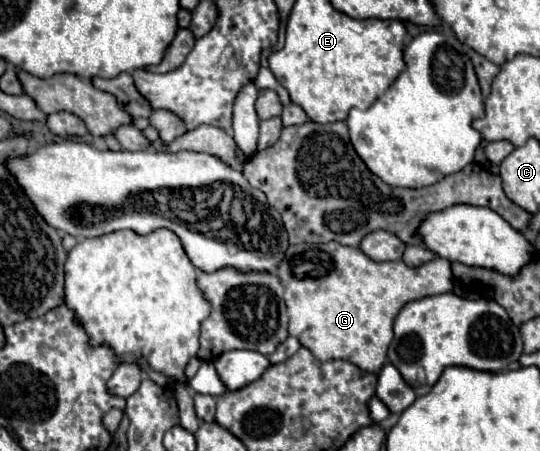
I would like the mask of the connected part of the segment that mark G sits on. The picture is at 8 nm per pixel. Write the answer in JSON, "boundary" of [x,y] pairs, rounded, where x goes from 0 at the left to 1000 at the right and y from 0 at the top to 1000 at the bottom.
{"boundary":[[[622,534],[600,543],[537,543],[522,583],[515,588],[511,610],[526,627],[526,663],[533,676],[537,703],[537,743],[548,747],[567,774],[593,792],[593,800],[637,796],[663,809],[670,823],[700,831],[715,805],[715,778],[730,747],[726,716],[737,690],[767,663],[796,659],[807,650],[837,645],[841,614],[833,596],[833,579],[819,570],[804,570],[796,583],[785,583],[770,596],[752,592],[748,579],[711,579],[696,583],[678,570],[659,548],[637,548]]]}

